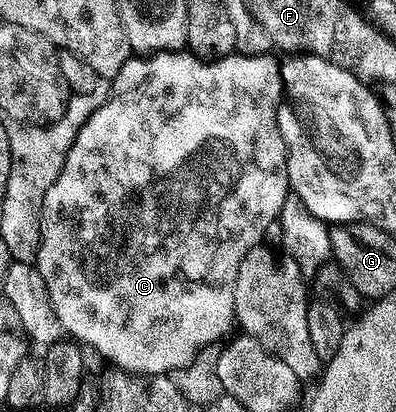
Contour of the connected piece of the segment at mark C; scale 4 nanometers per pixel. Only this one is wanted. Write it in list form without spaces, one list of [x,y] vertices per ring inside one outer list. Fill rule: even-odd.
[[[163,51],[160,53],[150,54],[148,57],[130,57],[123,65],[123,69],[119,69],[119,73],[111,80],[113,92],[109,95],[109,100],[98,102],[97,108],[93,110],[91,115],[87,117],[85,124],[75,137],[75,141],[71,145],[71,149],[67,153],[67,157],[63,161],[63,169],[59,173],[59,177],[55,177],[55,181],[51,185],[51,189],[47,189],[47,197],[43,197],[43,213],[41,214],[41,243],[37,247],[37,258],[35,266],[39,274],[43,277],[43,281],[47,287],[49,301],[55,311],[55,317],[59,317],[61,322],[61,330],[66,336],[72,337],[78,344],[87,345],[97,350],[102,360],[109,359],[114,368],[129,371],[133,375],[169,375],[175,370],[183,369],[191,365],[195,361],[197,354],[205,346],[211,346],[218,342],[220,335],[228,336],[230,334],[229,326],[232,328],[235,323],[233,314],[233,302],[235,301],[235,277],[239,274],[239,261],[243,261],[243,257],[247,257],[247,253],[252,247],[262,246],[265,234],[269,231],[269,226],[276,224],[281,218],[281,210],[283,209],[283,201],[289,194],[289,178],[287,177],[287,157],[285,156],[285,146],[283,145],[283,137],[279,133],[279,125],[277,124],[277,107],[283,98],[283,88],[281,85],[281,65],[280,62],[272,54],[268,55],[243,55],[234,53],[225,56],[224,59],[214,59],[206,61],[198,59],[192,53],[182,53],[181,51]]]

